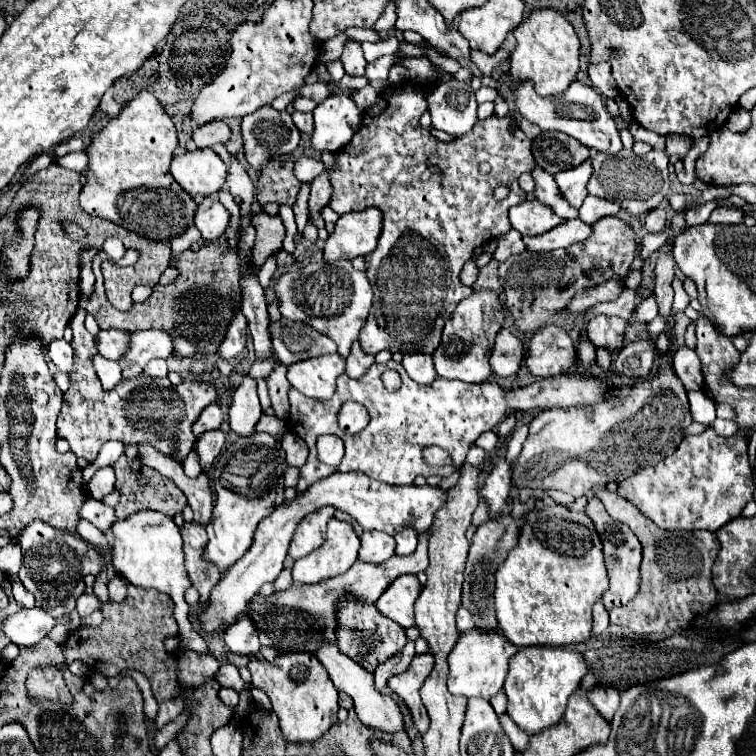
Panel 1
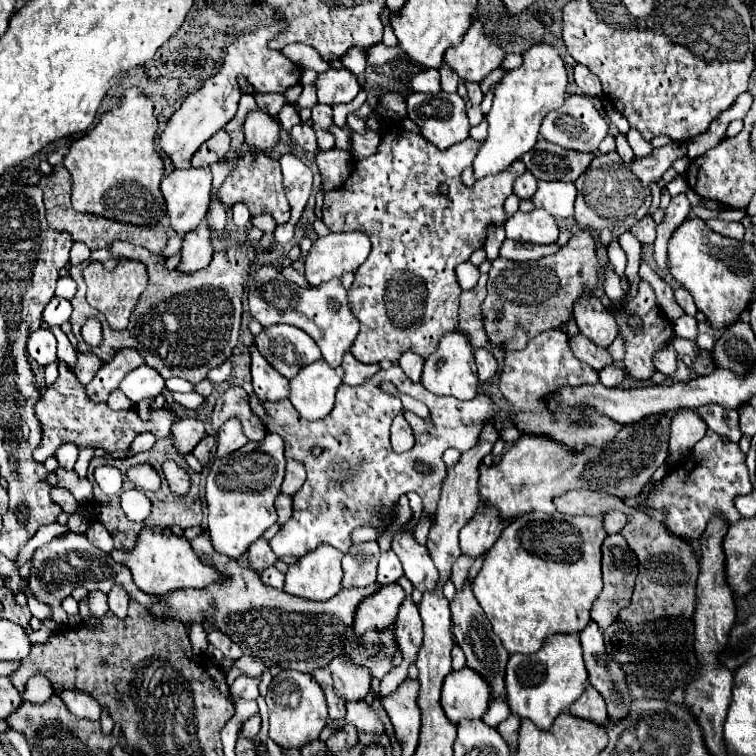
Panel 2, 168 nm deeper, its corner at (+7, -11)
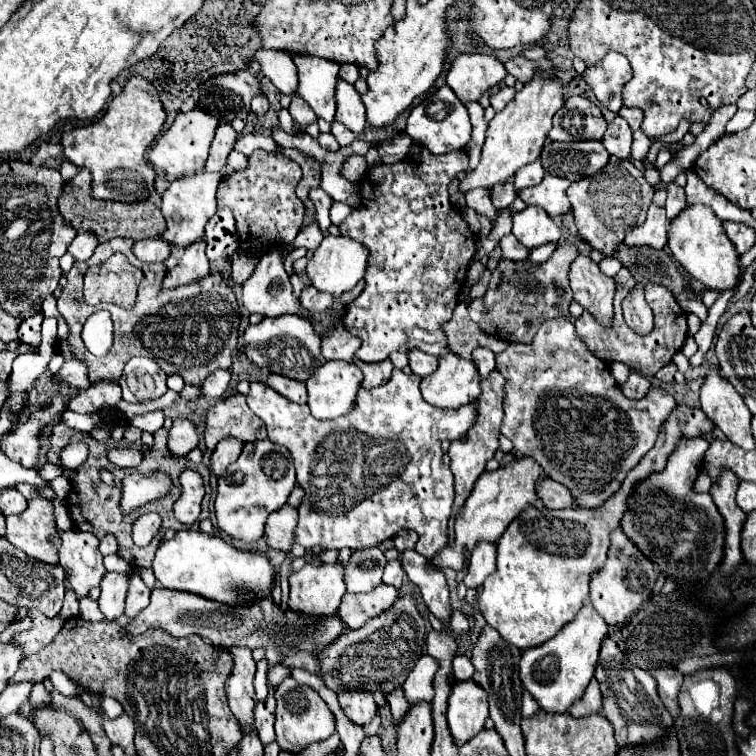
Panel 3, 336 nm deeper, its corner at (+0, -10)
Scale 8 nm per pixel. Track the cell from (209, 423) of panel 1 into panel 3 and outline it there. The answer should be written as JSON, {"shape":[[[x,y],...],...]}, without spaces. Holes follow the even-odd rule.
{"shape":[[[175,419],[173,427],[169,431],[169,451],[173,451],[173,455],[181,455],[185,457],[191,449],[195,449],[199,445],[199,433],[197,427],[193,425],[193,421],[189,419]]]}

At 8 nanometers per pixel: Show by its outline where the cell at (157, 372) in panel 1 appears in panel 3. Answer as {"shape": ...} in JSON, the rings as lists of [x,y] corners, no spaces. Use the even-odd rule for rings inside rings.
{"shape":[[[133,357],[119,379],[119,385],[123,389],[123,399],[129,403],[145,403],[151,399],[161,397],[167,391],[165,385],[165,371],[153,359],[145,357]]]}

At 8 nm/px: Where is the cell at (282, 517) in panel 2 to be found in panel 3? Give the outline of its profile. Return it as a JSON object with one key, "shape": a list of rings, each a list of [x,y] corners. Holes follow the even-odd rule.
{"shape":[[[283,505],[281,509],[273,511],[265,525],[267,543],[275,549],[289,551],[293,545],[293,531],[297,525],[297,509],[291,505]]]}

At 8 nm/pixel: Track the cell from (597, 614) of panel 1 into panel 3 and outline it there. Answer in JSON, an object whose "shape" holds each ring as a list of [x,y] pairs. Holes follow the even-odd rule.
{"shape":[[[605,637],[601,643],[595,679],[599,681],[601,693],[603,693],[603,715],[615,727],[615,739],[619,747],[645,743],[645,741],[657,741],[665,735],[667,727],[673,725],[671,715],[667,713],[667,709],[663,707],[657,695],[655,679],[647,671],[627,663],[621,649],[611,637]]]}

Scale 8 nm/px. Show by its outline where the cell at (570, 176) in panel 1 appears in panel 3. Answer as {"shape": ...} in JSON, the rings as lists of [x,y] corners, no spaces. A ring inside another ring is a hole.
{"shape":[[[547,173],[537,187],[527,187],[525,191],[519,193],[519,197],[527,205],[543,207],[551,217],[561,217],[561,215],[571,211],[571,203],[567,197],[569,185],[571,183],[567,179],[561,179],[561,177]]]}

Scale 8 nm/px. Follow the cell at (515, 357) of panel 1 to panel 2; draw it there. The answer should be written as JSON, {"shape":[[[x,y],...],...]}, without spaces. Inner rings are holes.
{"shape":[[[476,348],[474,350],[474,360],[476,360],[480,382],[488,382],[498,370],[498,362],[496,362],[494,354],[488,352],[486,348]]]}

